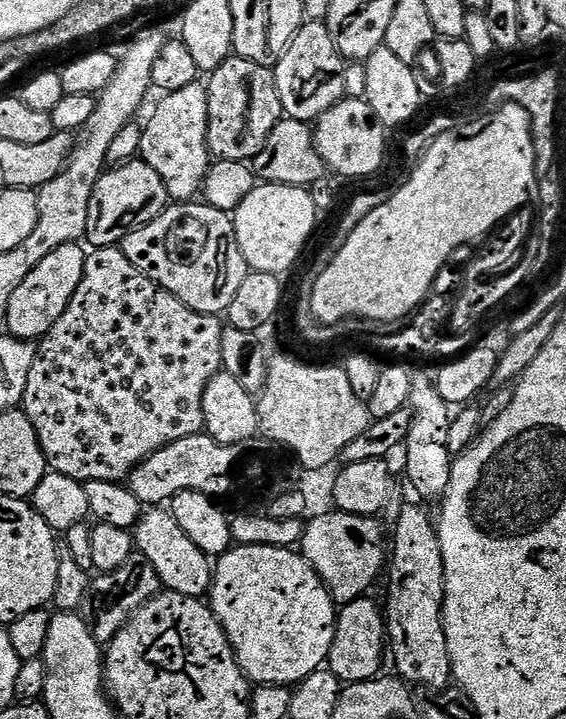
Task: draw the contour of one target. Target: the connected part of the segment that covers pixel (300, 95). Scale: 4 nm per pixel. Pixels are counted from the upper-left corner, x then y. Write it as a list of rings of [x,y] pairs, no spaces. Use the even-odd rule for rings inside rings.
[[[306,22],[296,32],[291,46],[282,54],[282,58],[275,66],[278,98],[284,107],[284,115],[290,120],[315,122],[319,120],[328,108],[333,108],[344,95],[344,65],[346,61],[339,50],[334,46],[334,38],[330,38],[330,30],[324,22]]]

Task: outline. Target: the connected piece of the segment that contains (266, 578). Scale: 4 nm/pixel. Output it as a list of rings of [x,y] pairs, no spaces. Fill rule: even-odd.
[[[233,546],[215,561],[210,607],[232,643],[236,661],[253,685],[295,686],[325,667],[336,633],[338,605],[322,578],[299,551],[278,546]]]

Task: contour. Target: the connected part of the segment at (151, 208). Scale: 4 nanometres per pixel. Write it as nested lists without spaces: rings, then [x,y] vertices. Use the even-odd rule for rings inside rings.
[[[142,159],[128,161],[109,167],[98,178],[94,194],[90,194],[90,218],[86,218],[84,231],[92,248],[111,248],[119,245],[134,230],[154,222],[158,214],[169,207],[170,197],[162,178]]]

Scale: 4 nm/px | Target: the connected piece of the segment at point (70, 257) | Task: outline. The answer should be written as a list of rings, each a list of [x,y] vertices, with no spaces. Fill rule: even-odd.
[[[79,243],[58,246],[58,250],[54,250],[54,254],[46,254],[46,258],[42,258],[42,262],[30,270],[22,286],[14,290],[6,321],[7,331],[11,335],[19,340],[39,341],[54,326],[54,322],[62,318],[70,298],[74,298],[78,290],[78,282],[82,282],[86,252],[80,247]]]

